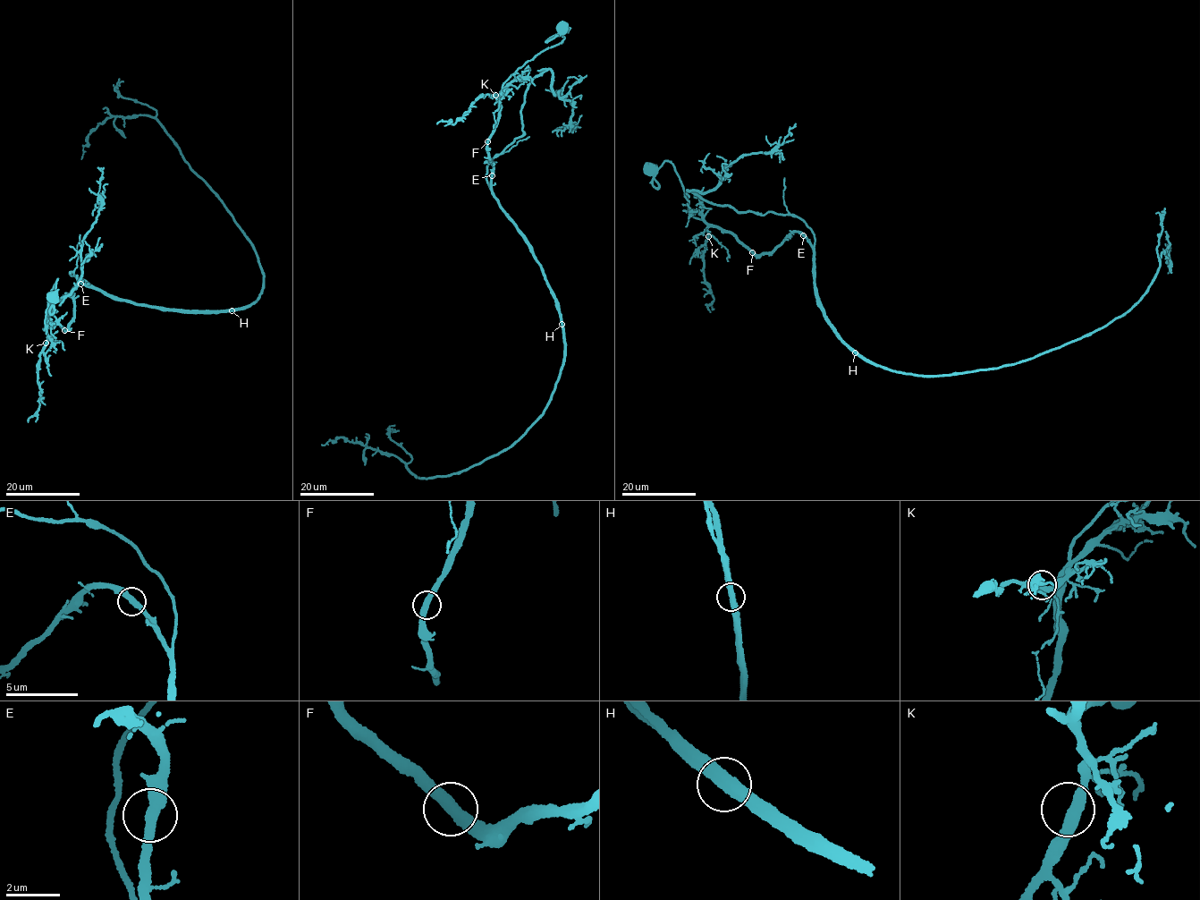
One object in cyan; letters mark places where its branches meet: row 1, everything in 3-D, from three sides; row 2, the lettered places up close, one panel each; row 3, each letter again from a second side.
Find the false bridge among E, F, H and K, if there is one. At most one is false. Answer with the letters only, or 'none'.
H

